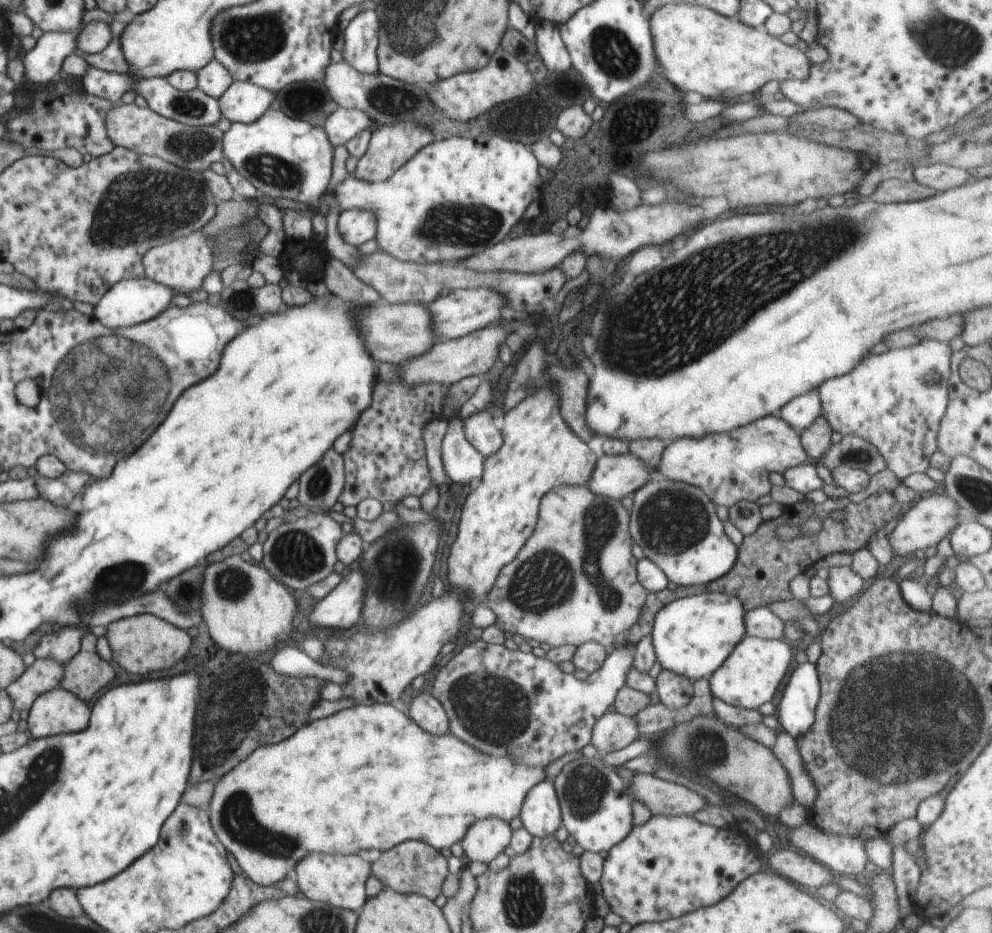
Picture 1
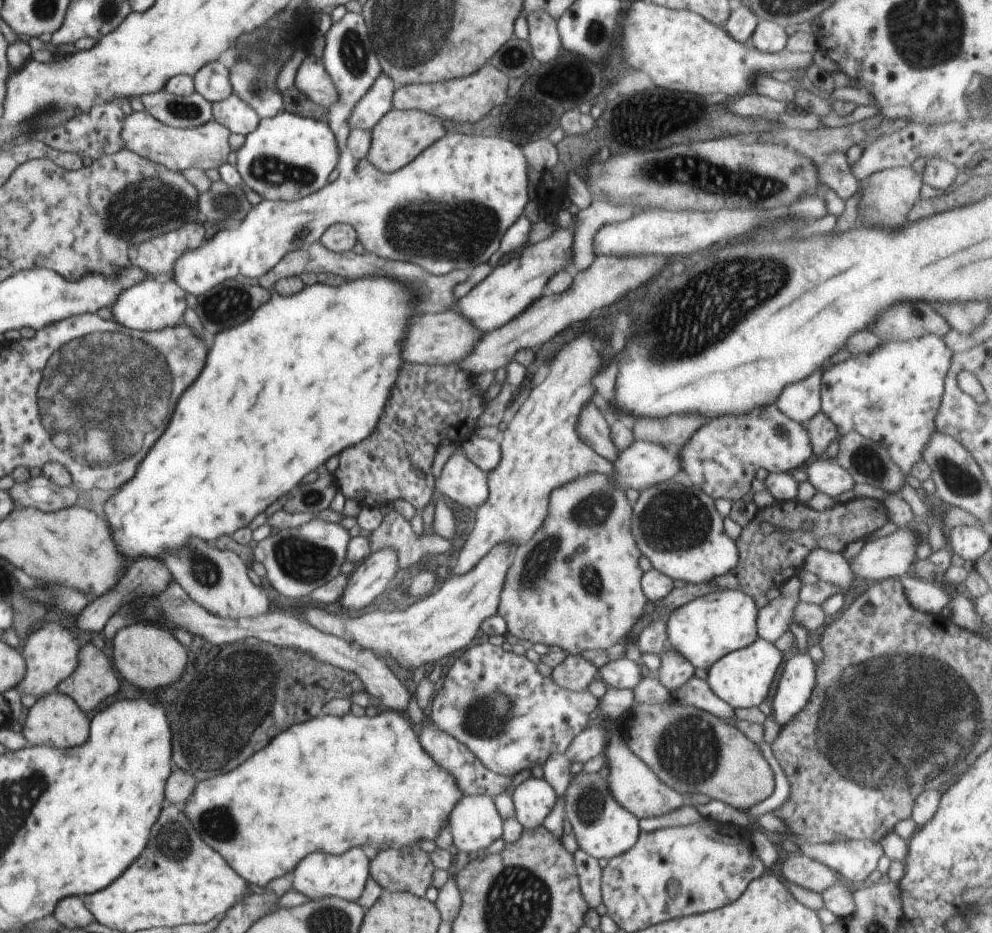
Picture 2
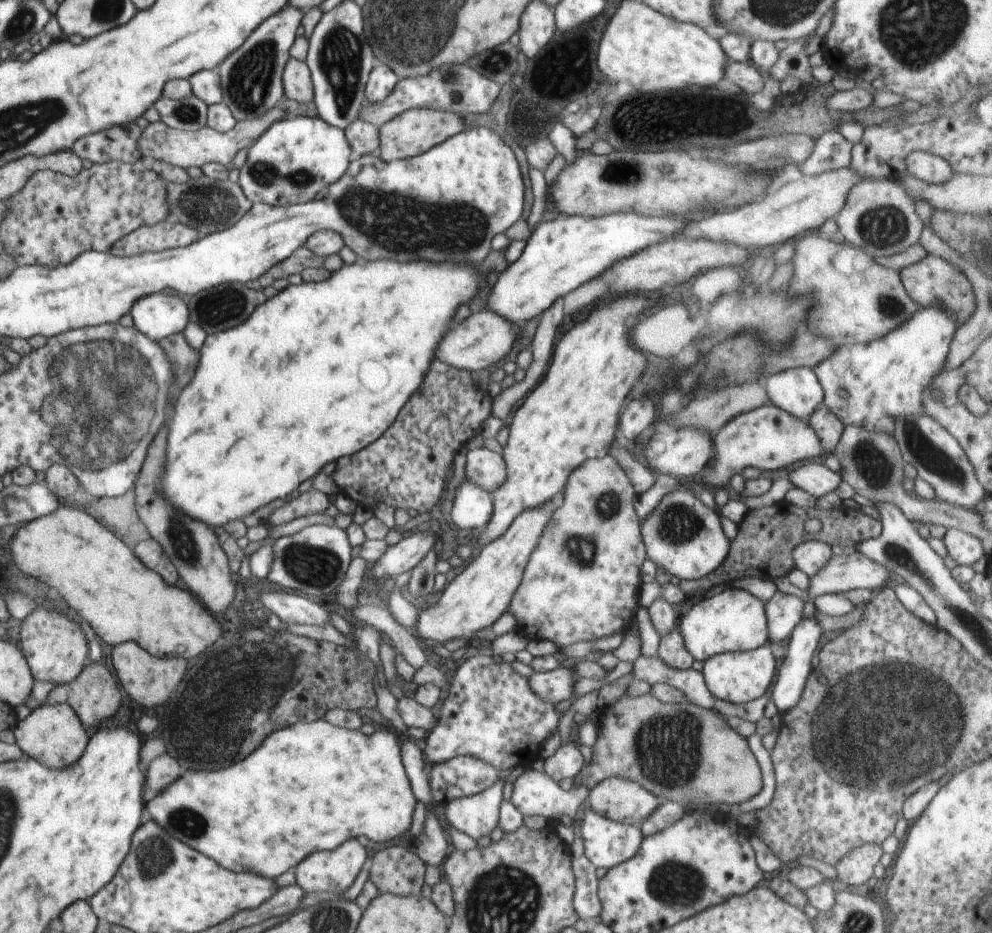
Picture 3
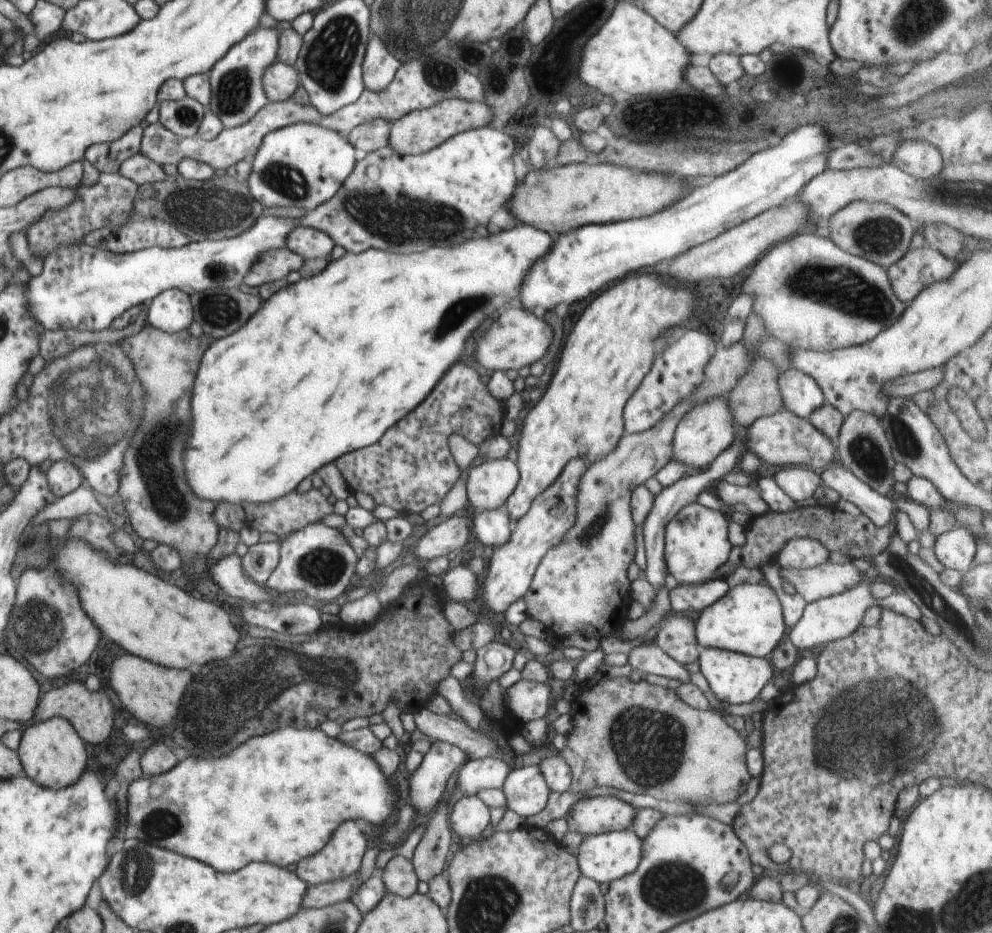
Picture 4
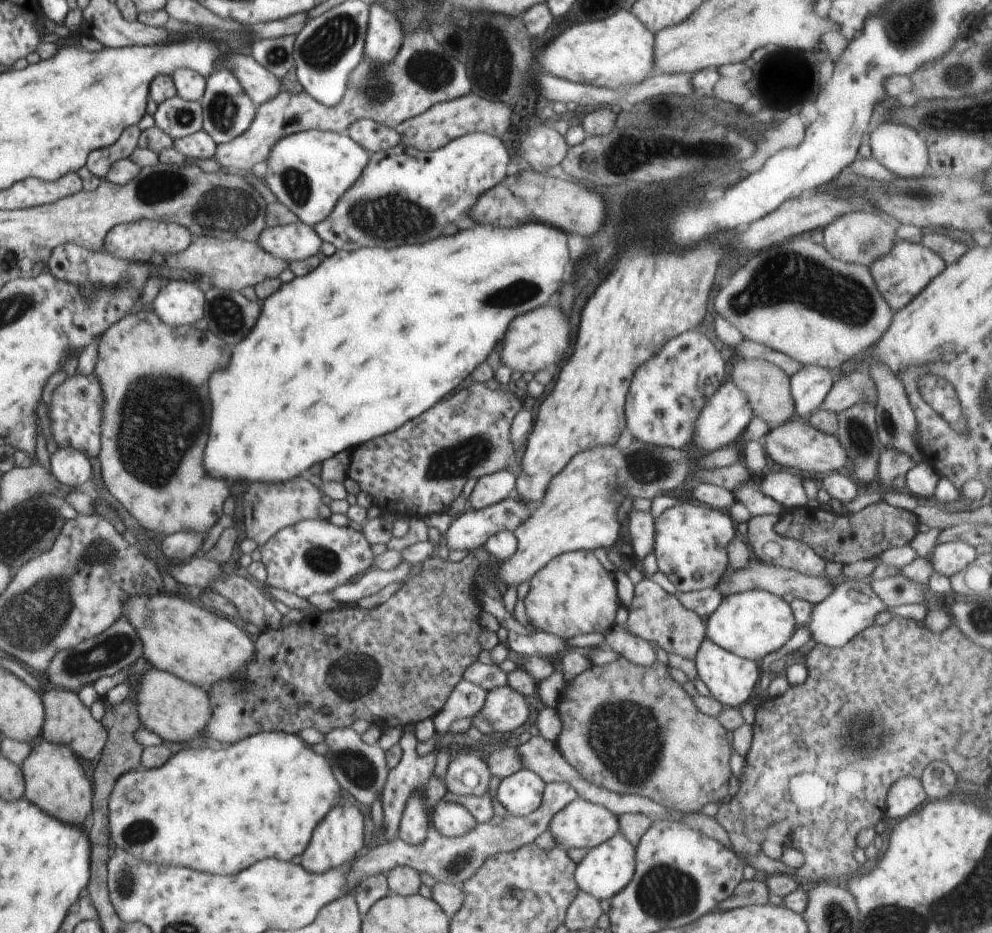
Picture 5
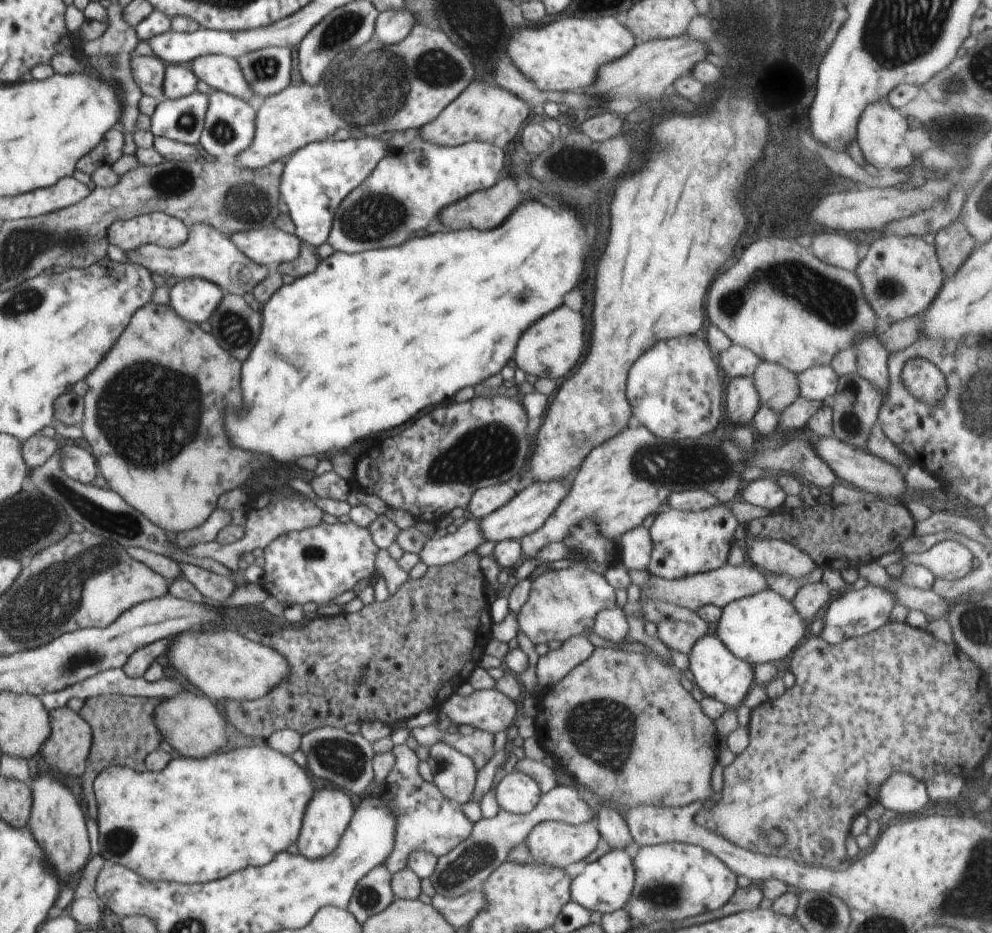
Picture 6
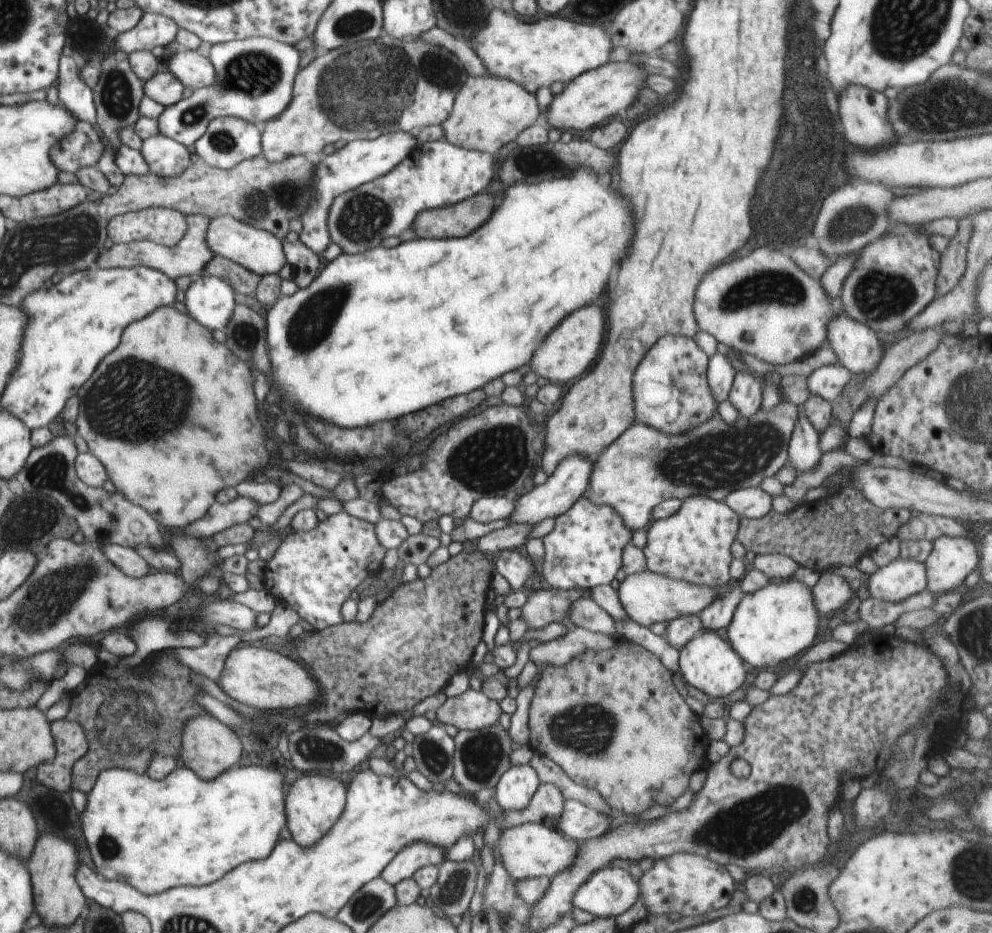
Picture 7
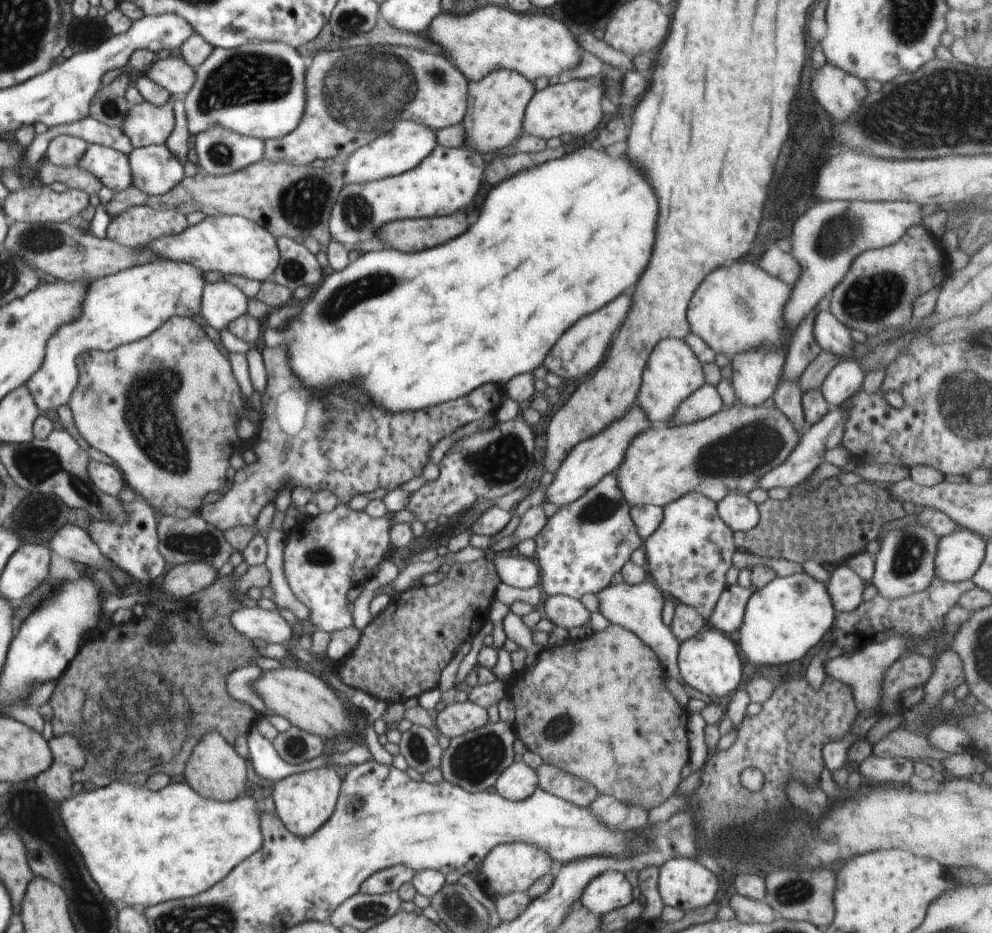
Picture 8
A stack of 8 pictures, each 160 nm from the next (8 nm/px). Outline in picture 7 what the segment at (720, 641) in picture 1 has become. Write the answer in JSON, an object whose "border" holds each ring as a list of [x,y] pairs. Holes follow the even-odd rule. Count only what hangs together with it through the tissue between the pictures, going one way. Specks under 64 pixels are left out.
{"border":[[[794,577],[778,584],[768,583],[755,593],[742,597],[727,626],[728,642],[750,666],[772,670],[814,644],[820,630],[820,615],[813,590],[806,584]]]}

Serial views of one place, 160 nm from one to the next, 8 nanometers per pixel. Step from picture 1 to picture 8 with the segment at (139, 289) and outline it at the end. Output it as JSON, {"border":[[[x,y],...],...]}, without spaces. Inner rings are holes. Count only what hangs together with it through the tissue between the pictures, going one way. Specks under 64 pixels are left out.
{"border":[[[227,281],[207,283],[202,290],[201,316],[214,330],[228,329],[232,320],[247,314],[248,298]]]}

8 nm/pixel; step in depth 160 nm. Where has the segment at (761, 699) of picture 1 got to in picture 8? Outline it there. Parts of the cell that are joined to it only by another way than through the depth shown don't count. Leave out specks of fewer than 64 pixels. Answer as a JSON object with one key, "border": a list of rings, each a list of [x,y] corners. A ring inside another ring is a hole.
{"border":[[[716,629],[704,630],[693,638],[682,641],[677,655],[677,666],[680,672],[680,682],[705,699],[713,697],[730,699],[745,678],[734,642]]]}

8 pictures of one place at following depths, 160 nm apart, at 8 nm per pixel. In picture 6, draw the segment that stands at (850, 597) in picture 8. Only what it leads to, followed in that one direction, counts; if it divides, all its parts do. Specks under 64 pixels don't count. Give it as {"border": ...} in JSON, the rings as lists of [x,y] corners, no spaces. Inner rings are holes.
{"border":[[[824,582],[803,586],[793,599],[793,605],[806,621],[811,622],[828,606],[831,588]]]}

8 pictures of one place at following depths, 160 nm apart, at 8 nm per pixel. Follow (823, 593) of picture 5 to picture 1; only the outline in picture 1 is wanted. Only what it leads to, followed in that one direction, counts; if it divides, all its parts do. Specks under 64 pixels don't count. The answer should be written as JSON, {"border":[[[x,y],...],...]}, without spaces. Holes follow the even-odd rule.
{"border":[[[942,489],[918,497],[914,503],[908,506],[909,512],[905,512],[891,533],[887,535],[893,554],[907,556],[909,552],[912,554],[916,550],[925,550],[930,546],[937,547],[942,538],[956,528],[959,507],[959,504],[946,495]]]}

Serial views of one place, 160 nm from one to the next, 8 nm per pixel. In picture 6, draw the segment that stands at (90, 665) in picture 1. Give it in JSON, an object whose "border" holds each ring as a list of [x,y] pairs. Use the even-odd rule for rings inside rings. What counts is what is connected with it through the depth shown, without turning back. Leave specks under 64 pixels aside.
{"border":[[[66,706],[49,712],[51,735],[41,749],[50,770],[66,776],[80,776],[92,746],[90,725]]]}

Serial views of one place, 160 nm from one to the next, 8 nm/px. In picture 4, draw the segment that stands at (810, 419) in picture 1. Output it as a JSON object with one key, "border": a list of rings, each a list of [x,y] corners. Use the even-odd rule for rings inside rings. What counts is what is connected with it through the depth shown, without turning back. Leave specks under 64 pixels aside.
{"border":[[[788,368],[780,374],[779,387],[784,408],[796,416],[809,416],[826,403],[825,396],[814,377],[798,368]]]}

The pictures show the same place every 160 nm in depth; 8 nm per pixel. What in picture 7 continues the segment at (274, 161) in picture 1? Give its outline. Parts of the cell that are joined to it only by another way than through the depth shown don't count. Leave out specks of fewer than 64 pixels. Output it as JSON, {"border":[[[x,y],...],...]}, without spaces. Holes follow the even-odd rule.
{"border":[[[398,130],[384,133],[379,137],[352,140],[342,143],[330,156],[320,155],[316,160],[315,172],[313,173],[313,200],[309,201],[309,208],[301,217],[303,229],[299,240],[308,245],[319,257],[332,242],[327,227],[327,218],[331,202],[335,196],[343,192],[358,188],[363,184],[372,182],[378,177],[388,174],[395,166],[407,159],[418,146],[415,133]]]}

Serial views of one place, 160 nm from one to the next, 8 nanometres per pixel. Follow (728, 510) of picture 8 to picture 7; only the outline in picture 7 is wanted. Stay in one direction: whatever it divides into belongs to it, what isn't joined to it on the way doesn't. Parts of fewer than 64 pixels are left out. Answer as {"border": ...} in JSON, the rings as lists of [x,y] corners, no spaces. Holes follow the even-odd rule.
{"border":[[[759,486],[736,489],[723,500],[740,518],[759,519],[774,508],[773,496]]]}

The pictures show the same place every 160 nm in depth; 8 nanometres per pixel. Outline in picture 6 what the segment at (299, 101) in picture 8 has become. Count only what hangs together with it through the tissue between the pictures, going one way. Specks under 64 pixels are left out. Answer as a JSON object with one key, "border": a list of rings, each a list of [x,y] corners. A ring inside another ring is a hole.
{"border":[[[264,47],[236,60],[255,94],[271,97],[290,86],[291,48]],[[194,92],[179,99],[164,99],[151,116],[151,133],[195,146],[205,123],[209,94]]]}

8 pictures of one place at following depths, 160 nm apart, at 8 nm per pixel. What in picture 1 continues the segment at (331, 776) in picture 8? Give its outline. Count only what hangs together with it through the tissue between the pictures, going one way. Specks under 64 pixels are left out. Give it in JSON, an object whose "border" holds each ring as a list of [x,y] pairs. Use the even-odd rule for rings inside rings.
{"border":[[[310,853],[295,864],[299,891],[311,901],[332,904],[338,908],[354,911],[367,901],[366,881],[371,875],[371,864],[353,855]]]}

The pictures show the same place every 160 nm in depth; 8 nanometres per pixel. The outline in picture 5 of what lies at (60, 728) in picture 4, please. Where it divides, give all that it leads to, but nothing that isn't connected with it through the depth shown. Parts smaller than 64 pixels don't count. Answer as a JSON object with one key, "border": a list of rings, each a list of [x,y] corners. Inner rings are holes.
{"border":[[[43,740],[39,746],[32,749],[21,769],[25,778],[25,796],[48,816],[72,824],[86,826],[86,818],[93,810],[93,788],[80,766],[79,759],[66,745],[57,745]]]}

